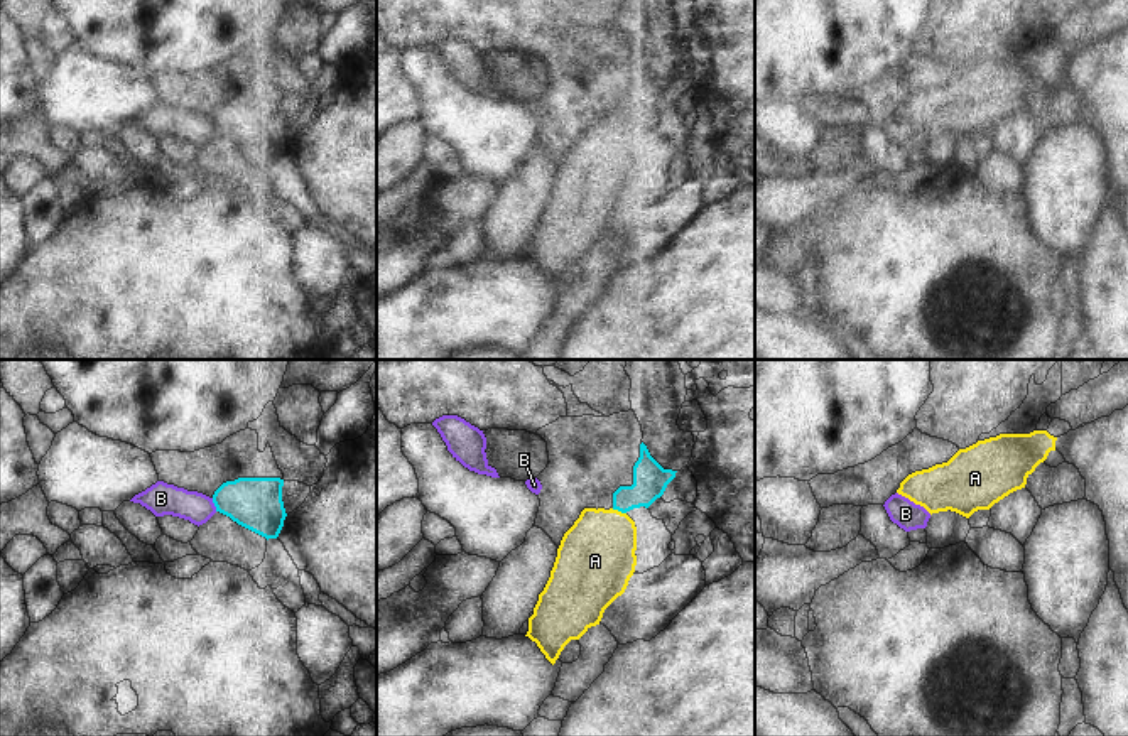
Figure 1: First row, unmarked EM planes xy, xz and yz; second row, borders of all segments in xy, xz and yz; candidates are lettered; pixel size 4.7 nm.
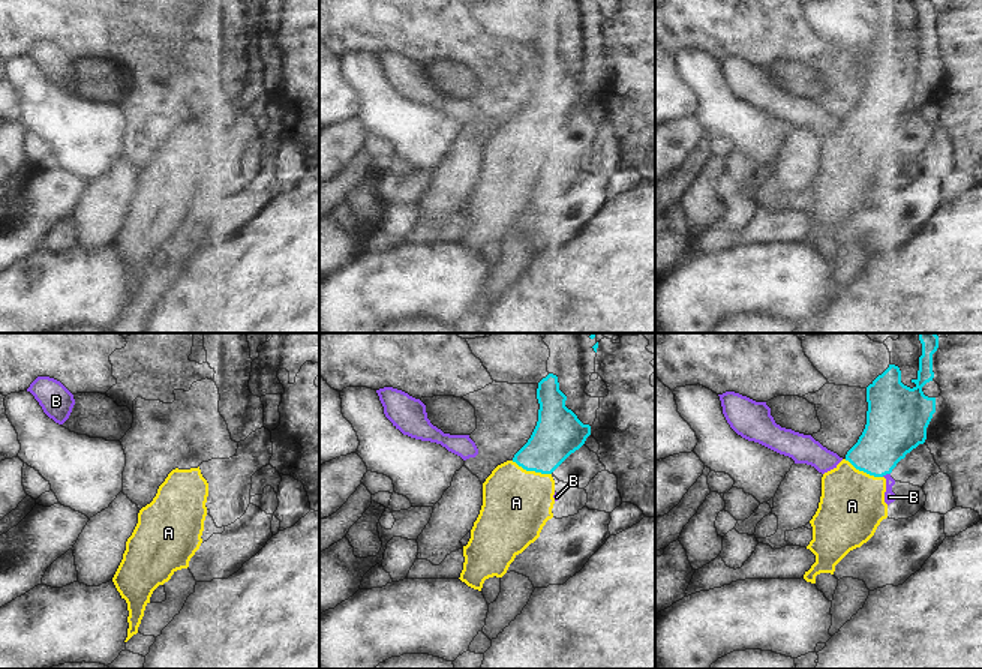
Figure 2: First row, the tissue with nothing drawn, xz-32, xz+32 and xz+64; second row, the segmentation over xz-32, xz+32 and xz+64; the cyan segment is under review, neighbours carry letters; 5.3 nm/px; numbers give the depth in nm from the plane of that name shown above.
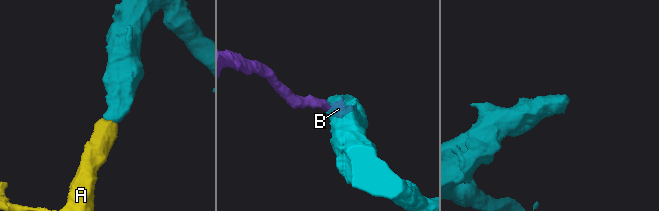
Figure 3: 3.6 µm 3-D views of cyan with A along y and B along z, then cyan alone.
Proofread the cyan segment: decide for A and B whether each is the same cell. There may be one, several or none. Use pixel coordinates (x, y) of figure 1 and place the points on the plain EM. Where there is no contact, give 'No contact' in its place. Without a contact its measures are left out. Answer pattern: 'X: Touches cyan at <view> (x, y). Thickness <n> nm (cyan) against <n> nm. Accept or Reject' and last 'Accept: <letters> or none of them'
A: Touches cyan at xz (618, 132). Thickness 160 nm (cyan) against 360 nm. Accept
B: Touches cyan at xy (215, 127). Thickness 260 nm (cyan) against 150 nm. Reject
Accept: A

